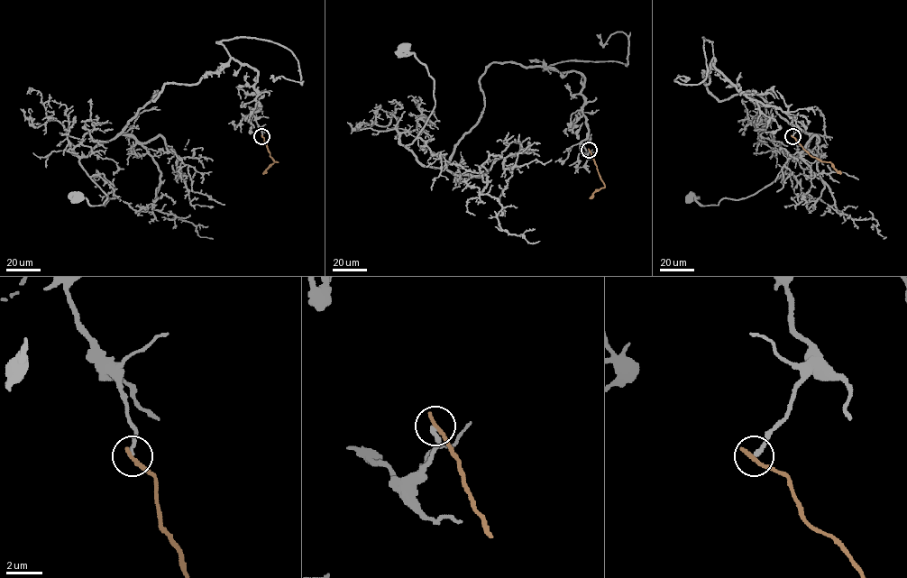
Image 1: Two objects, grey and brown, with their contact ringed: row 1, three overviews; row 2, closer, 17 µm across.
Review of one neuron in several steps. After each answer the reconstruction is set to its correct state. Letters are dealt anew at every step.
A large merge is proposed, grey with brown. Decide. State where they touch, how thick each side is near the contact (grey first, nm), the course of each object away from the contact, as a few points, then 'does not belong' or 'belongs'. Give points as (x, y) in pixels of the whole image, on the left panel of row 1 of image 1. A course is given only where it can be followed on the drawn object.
place (261, 136); calibres 240 and 260 nm; course grey (262, 136), (257, 72), (232, 58), (196, 83), (166, 83), (81, 157), (108, 197), (76, 198); course brown (262, 136), (270, 156), (278, 162), (262, 173); does not belong

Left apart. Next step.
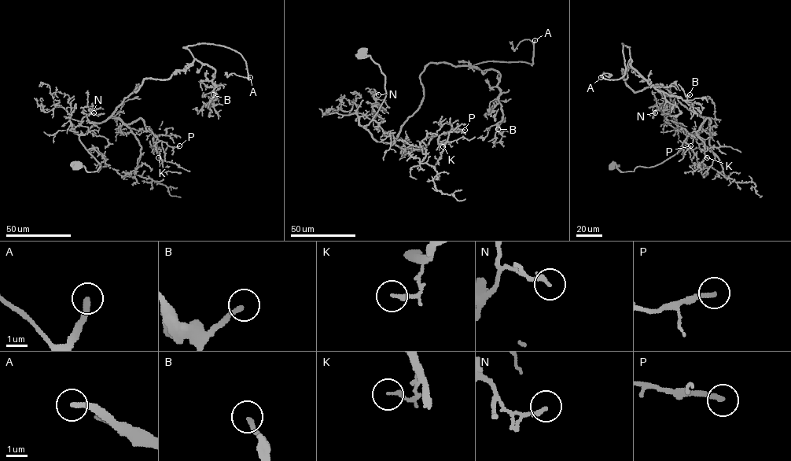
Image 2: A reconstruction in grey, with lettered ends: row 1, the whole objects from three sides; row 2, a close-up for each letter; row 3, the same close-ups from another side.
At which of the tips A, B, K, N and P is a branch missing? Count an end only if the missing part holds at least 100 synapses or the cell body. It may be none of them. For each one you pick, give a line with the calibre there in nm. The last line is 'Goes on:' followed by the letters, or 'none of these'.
A: Thickness 260 nm
Goes on: A

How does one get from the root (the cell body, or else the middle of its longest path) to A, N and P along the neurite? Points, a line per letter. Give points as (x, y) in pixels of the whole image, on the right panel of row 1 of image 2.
A: (612, 167), (662, 163), (704, 118), (661, 86), (634, 92), (623, 79), (623, 43), (624, 74), (601, 77)
N: (612, 167), (633, 171), (654, 166), (686, 145), (688, 135), (678, 128), (676, 117), (658, 108), (655, 112)
P: (612, 167), (633, 171), (660, 164), (708, 118), (709, 124), (707, 119), (684, 141), (690, 145)

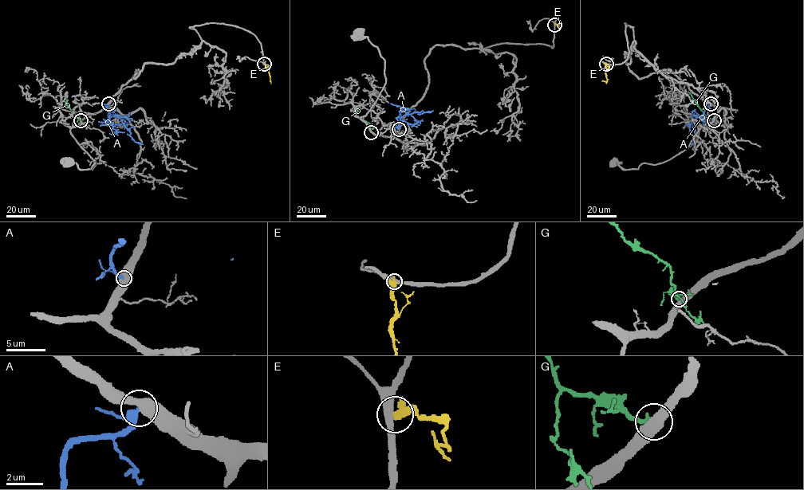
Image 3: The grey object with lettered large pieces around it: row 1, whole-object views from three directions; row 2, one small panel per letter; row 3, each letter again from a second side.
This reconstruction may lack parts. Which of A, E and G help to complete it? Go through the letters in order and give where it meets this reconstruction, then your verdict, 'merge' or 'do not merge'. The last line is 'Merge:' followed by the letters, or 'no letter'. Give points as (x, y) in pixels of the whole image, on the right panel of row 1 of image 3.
A: (711, 103) | merge
E: (606, 64) | do not merge
G: (714, 120) | do not merge
Merge: A

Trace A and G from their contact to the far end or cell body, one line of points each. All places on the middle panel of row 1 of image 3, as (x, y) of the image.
A: (399, 129), (396, 123), (403, 115), (433, 110)
G: (371, 131), (369, 123), (356, 115), (357, 109)

